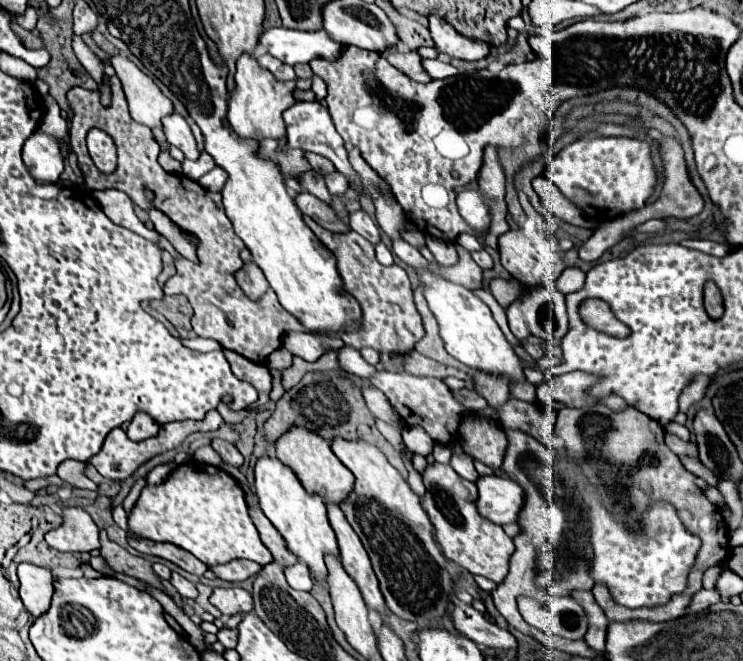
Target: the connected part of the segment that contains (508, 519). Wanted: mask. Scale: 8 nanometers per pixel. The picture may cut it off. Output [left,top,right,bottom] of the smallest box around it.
[477,476,525,526]

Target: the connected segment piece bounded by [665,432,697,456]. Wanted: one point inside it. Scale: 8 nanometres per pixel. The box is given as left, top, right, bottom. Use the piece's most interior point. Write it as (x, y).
(676, 444)

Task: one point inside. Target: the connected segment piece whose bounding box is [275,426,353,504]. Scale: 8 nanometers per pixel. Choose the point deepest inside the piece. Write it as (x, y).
(311, 458)

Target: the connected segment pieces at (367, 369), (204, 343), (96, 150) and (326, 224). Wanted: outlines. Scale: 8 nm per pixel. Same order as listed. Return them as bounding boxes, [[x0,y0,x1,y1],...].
[[337,346,377,378],[181,338,221,352],[89,130,117,166],[295,192,351,232]]

